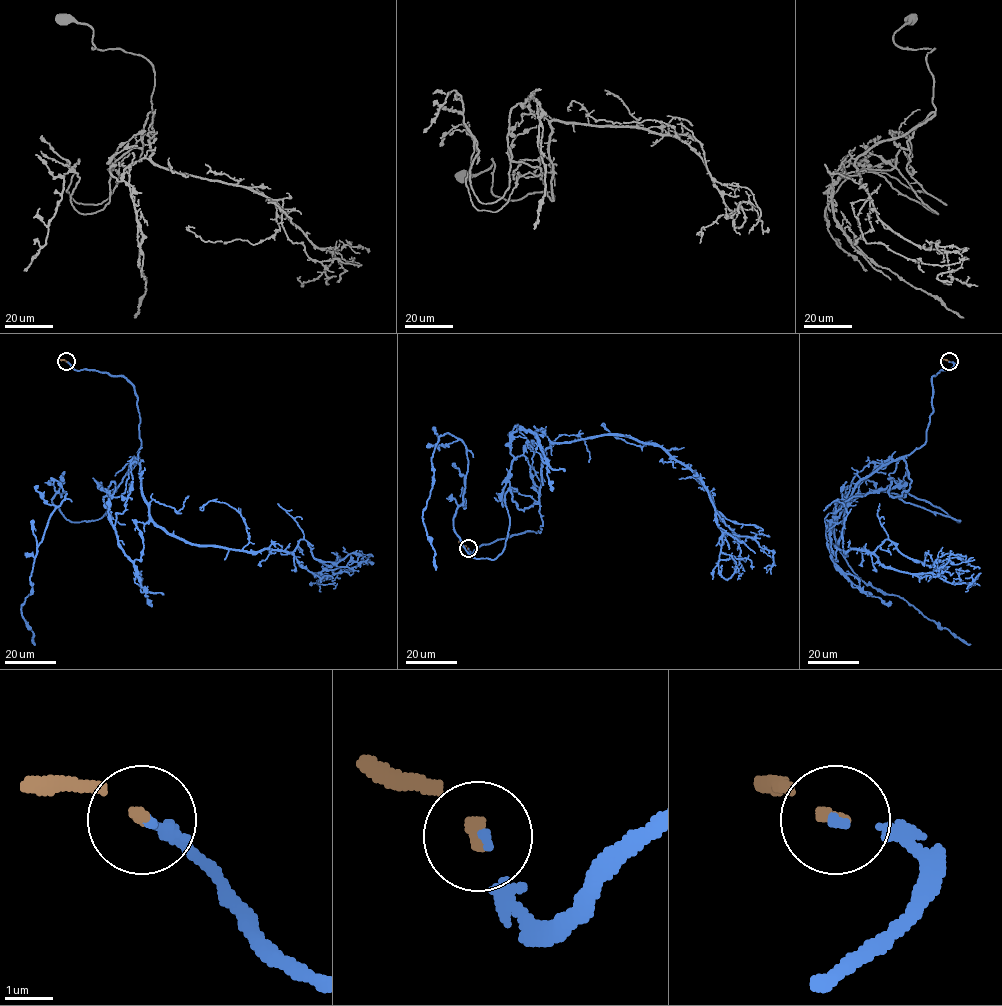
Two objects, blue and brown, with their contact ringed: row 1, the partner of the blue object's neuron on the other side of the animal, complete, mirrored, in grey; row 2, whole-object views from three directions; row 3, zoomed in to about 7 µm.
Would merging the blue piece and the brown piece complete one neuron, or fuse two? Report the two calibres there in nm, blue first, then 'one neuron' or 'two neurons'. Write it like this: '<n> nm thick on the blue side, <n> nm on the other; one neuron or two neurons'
140 nm thick on the blue side, 220 nm on the other; one neuron

